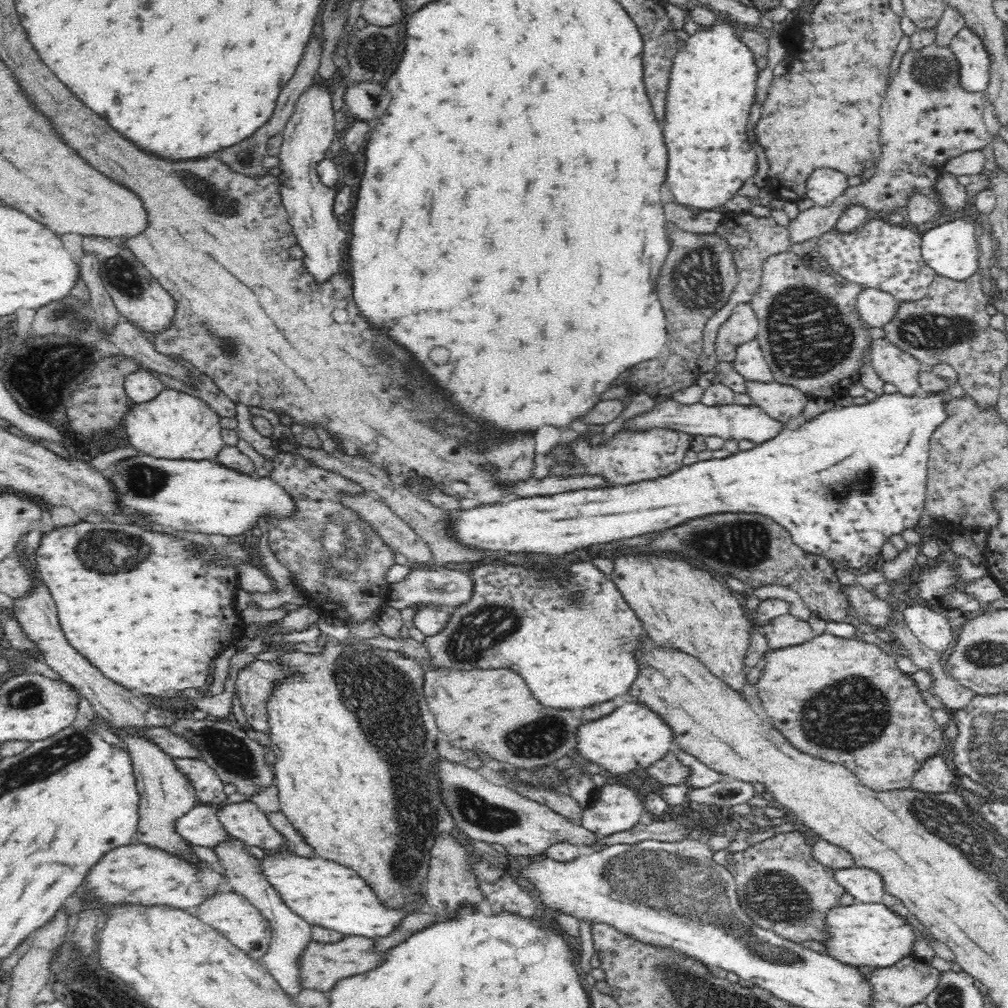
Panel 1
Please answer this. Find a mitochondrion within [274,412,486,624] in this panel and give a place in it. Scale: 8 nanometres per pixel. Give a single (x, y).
(337, 548)

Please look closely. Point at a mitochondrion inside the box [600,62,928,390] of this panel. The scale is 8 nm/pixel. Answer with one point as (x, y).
(808, 337)

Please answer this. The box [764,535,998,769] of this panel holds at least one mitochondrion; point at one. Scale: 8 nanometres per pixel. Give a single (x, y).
(858, 713)

